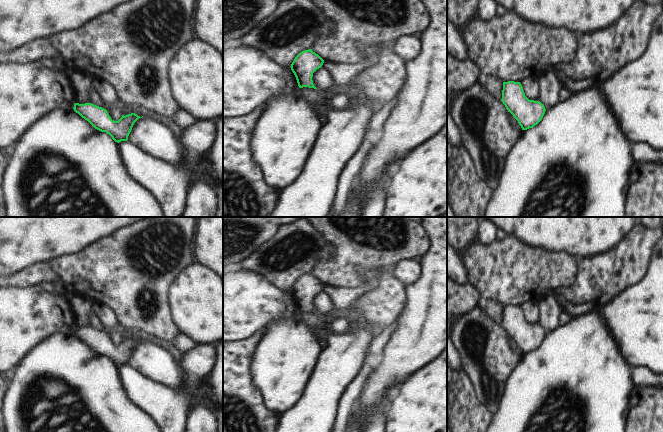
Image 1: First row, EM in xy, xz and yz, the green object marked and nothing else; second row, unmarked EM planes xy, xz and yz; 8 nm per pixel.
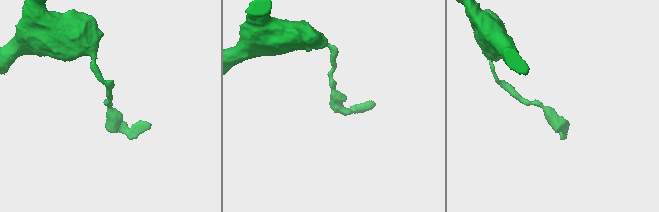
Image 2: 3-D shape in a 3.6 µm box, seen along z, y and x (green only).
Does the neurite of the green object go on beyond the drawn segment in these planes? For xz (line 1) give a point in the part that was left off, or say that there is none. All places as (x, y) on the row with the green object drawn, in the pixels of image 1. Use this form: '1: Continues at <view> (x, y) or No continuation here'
1: No continuation here.

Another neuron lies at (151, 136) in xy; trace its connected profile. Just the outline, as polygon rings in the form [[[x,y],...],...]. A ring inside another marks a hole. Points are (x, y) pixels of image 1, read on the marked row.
[[[139,118],[128,141],[147,154],[172,164],[178,173],[184,172],[182,147],[162,123],[151,118]]]

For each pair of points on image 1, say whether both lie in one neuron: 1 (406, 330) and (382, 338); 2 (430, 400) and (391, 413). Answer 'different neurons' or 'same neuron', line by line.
1: different neurons
2: same neuron

